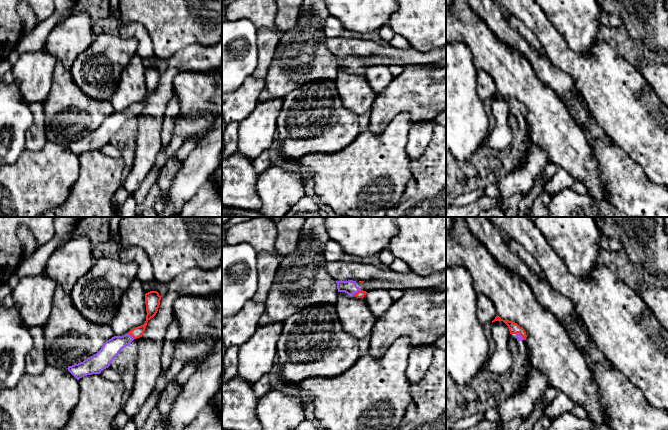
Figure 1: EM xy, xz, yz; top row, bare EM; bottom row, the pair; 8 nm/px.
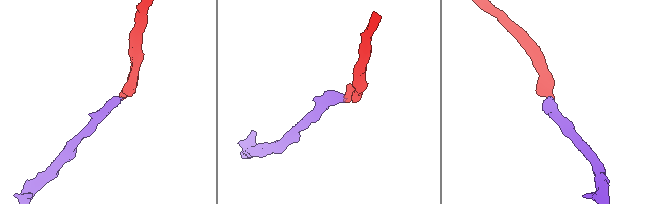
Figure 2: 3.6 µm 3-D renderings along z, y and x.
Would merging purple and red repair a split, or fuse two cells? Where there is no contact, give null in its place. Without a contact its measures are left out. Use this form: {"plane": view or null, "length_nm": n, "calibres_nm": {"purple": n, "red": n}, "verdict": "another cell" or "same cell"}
{"plane": "xz", "length_nm": 90, "calibres_nm": {"purple": 110, "red": 60}, "verdict": "same cell"}

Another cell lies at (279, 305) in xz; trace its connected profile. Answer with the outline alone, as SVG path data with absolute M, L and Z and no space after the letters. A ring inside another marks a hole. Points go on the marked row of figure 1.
M305 217L296 249L283 257L275 281L265 301L265 311L258 326L283 323L301 309L316 304L335 304L338 289L336 280L325 270L324 245L329 240L324 217Z

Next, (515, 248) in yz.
M510 239L508 247L534 274L539 275L541 273L536 260L515 240Z

